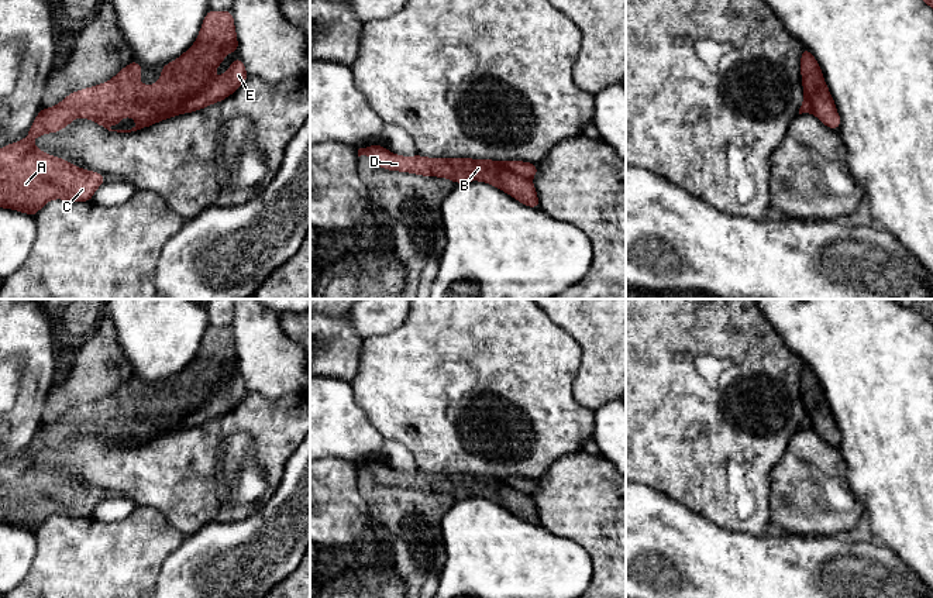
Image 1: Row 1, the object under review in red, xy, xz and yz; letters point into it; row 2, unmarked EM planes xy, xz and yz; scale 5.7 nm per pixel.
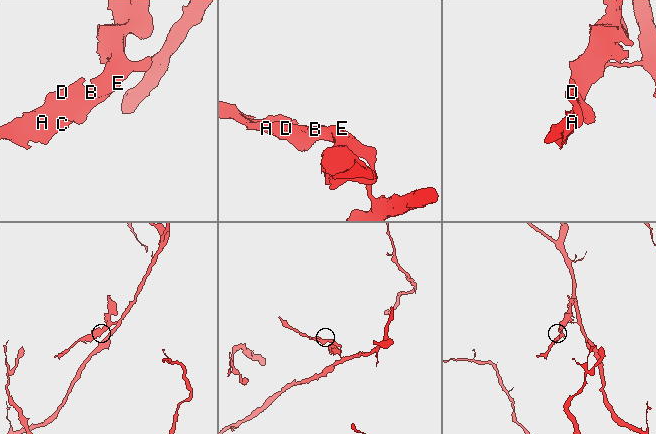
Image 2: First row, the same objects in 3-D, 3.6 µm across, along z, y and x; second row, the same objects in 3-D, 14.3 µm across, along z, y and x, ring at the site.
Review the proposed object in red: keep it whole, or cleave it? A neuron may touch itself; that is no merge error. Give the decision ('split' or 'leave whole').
split

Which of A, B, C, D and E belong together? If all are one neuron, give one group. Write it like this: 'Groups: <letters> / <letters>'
Groups: A B C D / E

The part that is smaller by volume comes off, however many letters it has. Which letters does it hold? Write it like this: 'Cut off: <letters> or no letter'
Cut off: A, B, C, D

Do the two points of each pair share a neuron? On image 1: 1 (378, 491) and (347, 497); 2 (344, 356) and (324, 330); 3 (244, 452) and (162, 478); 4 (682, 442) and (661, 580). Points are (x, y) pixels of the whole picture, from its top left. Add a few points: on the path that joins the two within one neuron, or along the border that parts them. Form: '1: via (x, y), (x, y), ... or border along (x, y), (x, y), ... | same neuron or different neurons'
1: border along (358, 473), (358, 494), (367, 505), (372, 522) | different neurons
2: via (338, 350), (324, 336) | same neuron
3: via (224, 470), (207, 474), (182, 474) | same neuron
4: border along (644, 484), (678, 501), (702, 518) | different neurons

